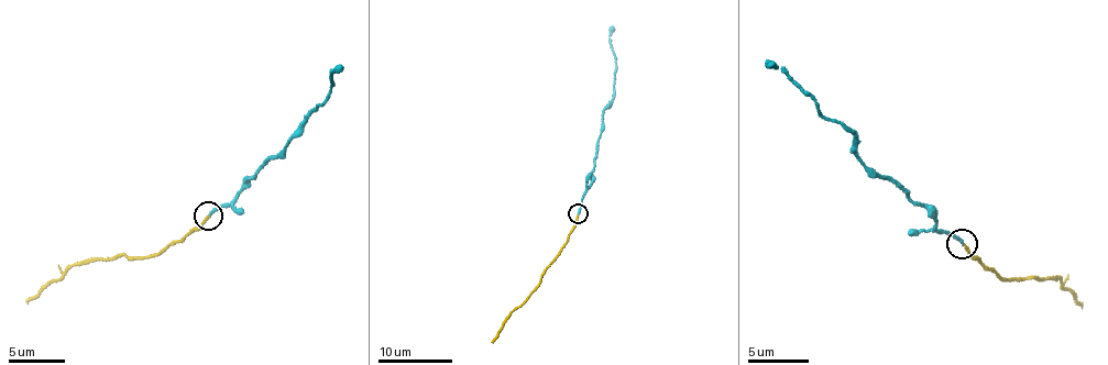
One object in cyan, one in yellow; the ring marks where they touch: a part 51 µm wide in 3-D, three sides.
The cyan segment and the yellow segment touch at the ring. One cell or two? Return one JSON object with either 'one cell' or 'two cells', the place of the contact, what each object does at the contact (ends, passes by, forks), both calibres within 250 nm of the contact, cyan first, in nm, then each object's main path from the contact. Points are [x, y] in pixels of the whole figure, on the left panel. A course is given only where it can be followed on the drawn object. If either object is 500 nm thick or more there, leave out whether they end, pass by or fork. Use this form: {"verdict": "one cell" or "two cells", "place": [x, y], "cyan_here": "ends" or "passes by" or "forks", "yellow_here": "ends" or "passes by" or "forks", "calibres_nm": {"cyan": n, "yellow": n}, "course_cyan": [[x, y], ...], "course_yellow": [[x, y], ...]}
{"verdict": "one cell", "place": [208, 216], "cyan_here": "ends", "yellow_here": "ends", "calibres_nm": {"cyan": 160, "yellow": 150}, "course_cyan": [[208, 214], [232, 201], [244, 183], [285, 147], [306, 114], [329, 97], [330, 69], [341, 67]], "course_yellow": [[208, 214], [190, 235], [145, 257], [121, 254], [77, 264], [26, 302]]}

